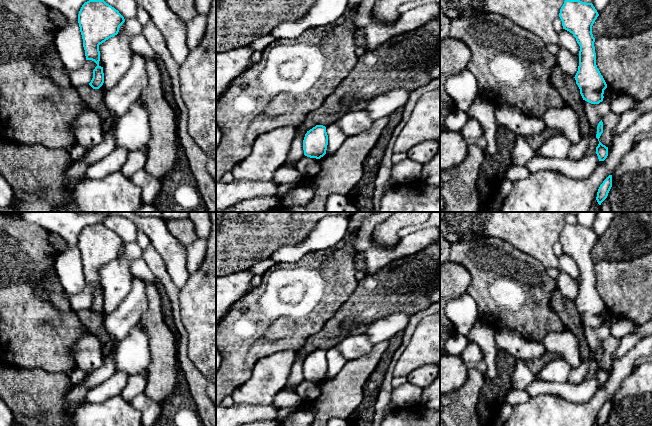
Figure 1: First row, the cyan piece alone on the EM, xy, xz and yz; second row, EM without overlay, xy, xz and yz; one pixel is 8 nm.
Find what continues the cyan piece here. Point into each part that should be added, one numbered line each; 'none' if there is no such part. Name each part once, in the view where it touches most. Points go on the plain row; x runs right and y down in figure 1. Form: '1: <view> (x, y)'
none

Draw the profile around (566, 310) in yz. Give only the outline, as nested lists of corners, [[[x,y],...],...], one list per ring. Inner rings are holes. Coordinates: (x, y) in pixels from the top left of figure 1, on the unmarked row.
[[[556,288],[551,294],[550,306],[553,312],[555,312],[563,322],[567,331],[577,337],[582,358],[589,359],[590,349],[586,342],[583,331],[583,322],[575,302],[563,297],[558,288]]]

